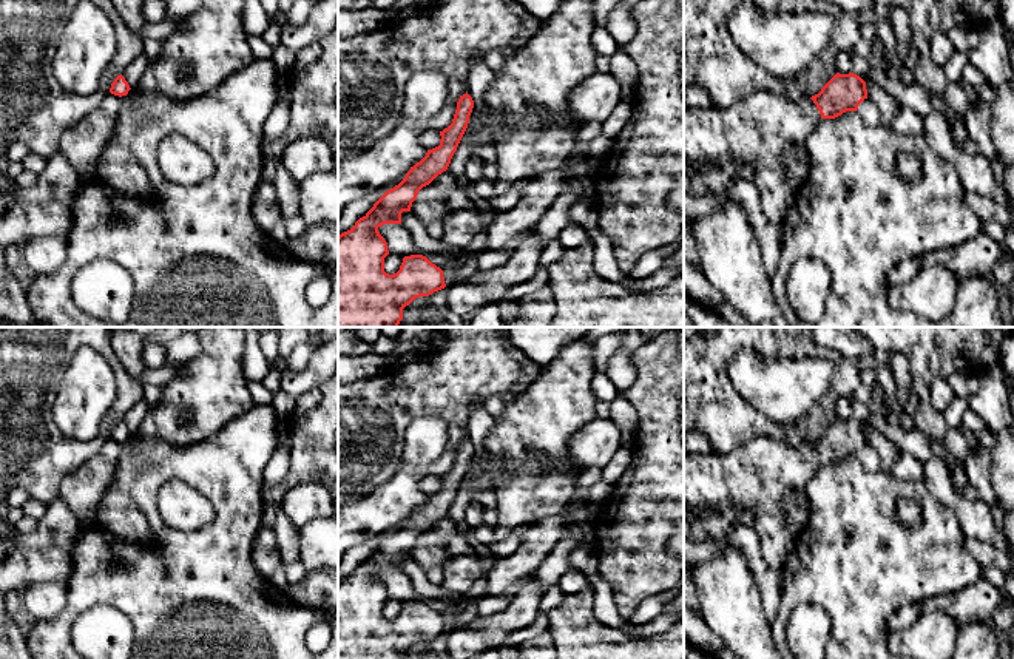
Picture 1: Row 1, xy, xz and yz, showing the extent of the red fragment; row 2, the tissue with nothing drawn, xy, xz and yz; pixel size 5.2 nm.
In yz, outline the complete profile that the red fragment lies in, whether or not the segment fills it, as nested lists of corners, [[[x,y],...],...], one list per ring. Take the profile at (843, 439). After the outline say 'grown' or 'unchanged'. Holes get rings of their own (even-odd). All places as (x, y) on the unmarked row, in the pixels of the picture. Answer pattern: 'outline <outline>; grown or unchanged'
outline [[[837,418],[818,440],[790,446],[786,440],[759,437],[728,454],[690,454],[684,451],[684,511],[702,508],[752,509],[762,560],[779,573],[792,553],[796,534],[786,523],[786,494],[806,494],[807,483],[821,465],[835,465],[846,457],[857,457],[867,444],[866,428],[853,420]]]; grown

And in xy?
outline [[[122,420],[117,421],[106,443],[88,461],[63,478],[59,495],[76,514],[80,526],[97,522],[97,508],[110,486],[120,452],[130,435],[125,423]]]; grown

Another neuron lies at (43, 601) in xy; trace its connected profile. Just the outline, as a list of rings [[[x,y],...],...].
[[[34,582],[22,593],[23,608],[35,622],[54,619],[66,603],[68,586],[65,582]]]

